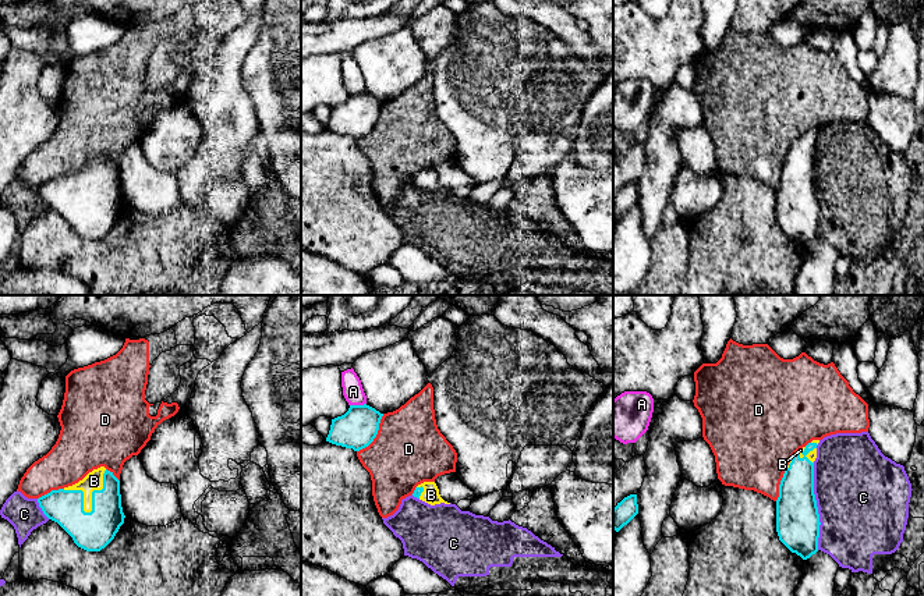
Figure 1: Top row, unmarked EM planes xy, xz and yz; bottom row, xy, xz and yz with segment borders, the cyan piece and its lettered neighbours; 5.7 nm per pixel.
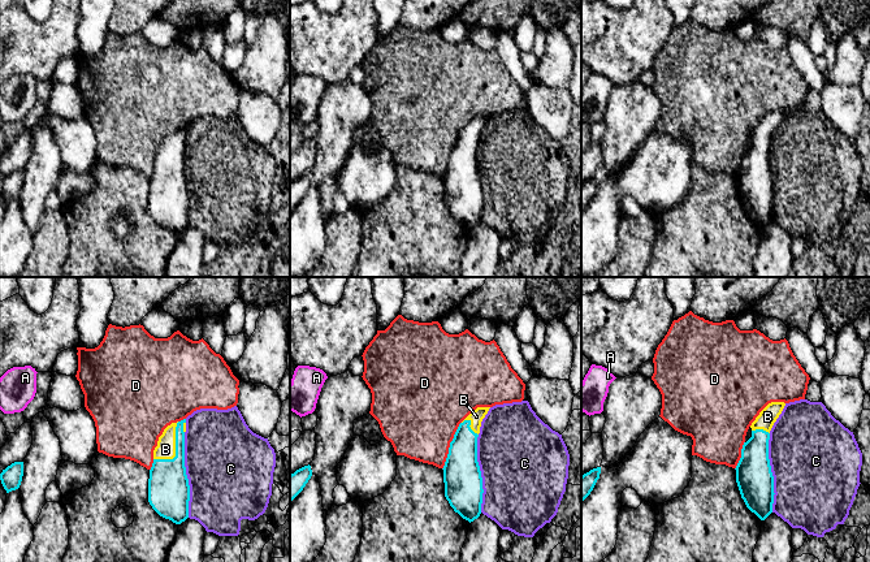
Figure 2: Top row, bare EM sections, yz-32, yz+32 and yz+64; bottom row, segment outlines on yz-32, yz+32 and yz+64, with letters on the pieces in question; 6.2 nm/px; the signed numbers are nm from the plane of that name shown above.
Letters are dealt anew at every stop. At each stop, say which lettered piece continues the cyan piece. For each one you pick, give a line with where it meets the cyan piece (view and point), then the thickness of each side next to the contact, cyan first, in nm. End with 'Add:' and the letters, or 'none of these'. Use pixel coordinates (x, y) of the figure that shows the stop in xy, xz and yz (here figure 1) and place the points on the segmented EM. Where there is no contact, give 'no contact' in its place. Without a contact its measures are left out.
B: xy (94, 490) | 220/110 nm
Add: B

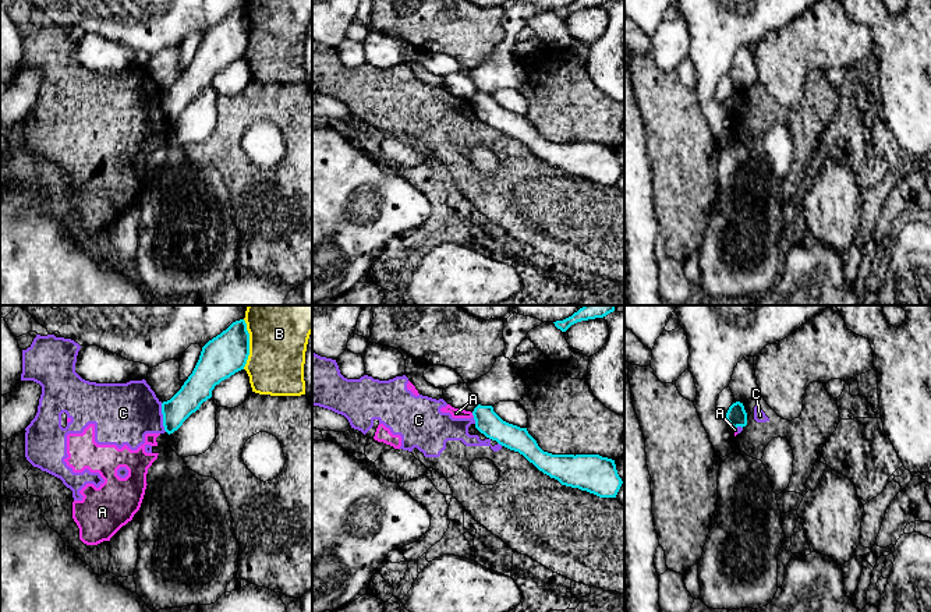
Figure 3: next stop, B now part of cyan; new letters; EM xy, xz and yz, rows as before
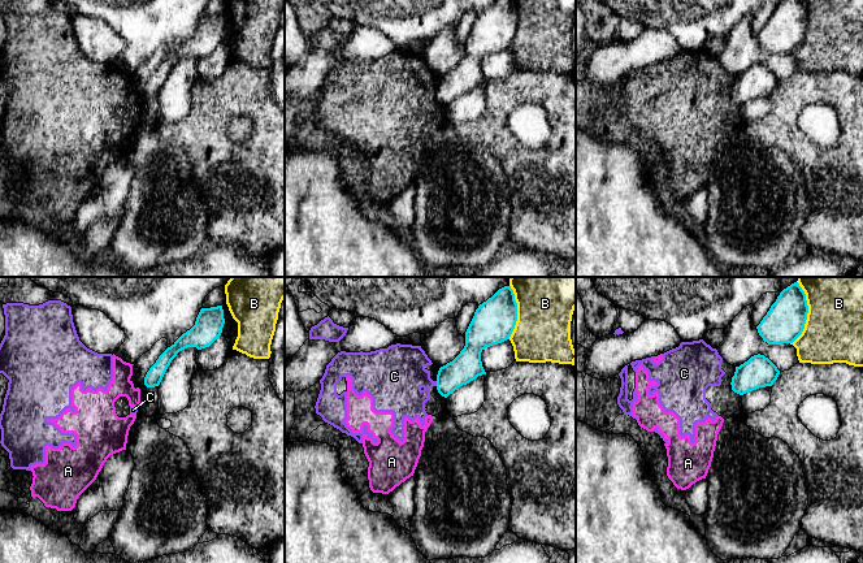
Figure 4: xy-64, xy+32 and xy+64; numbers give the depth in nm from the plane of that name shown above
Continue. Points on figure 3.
Add: none of these

